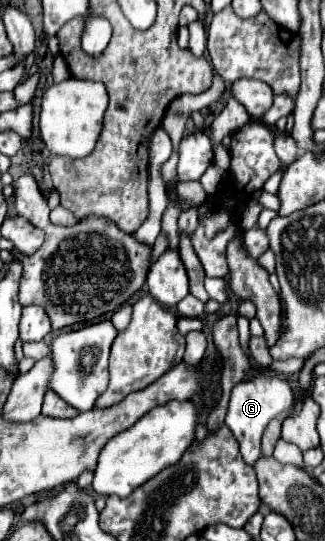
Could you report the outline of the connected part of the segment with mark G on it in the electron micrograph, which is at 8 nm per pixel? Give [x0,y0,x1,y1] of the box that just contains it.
[226,374,292,466]

